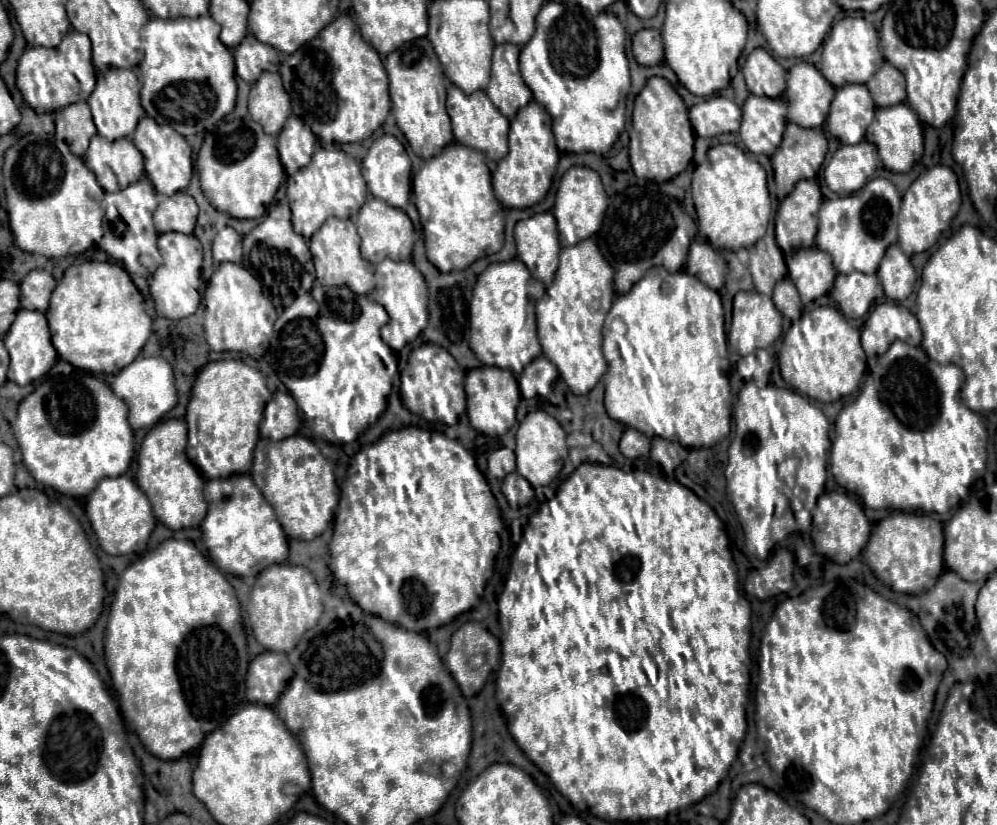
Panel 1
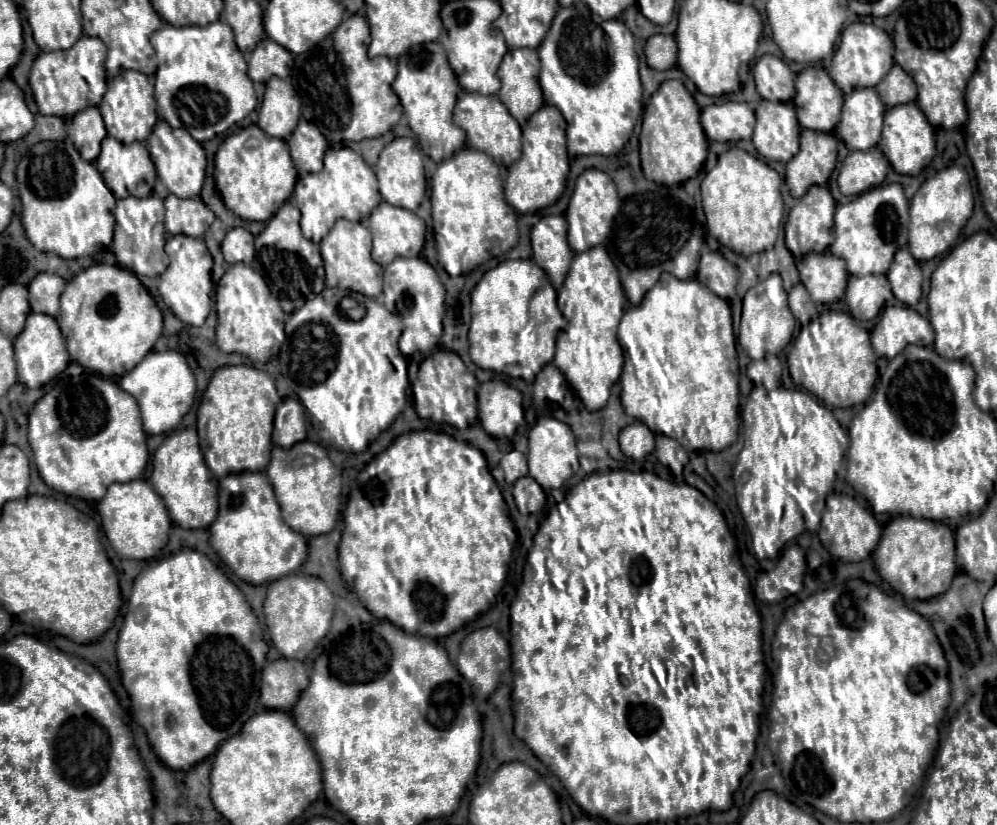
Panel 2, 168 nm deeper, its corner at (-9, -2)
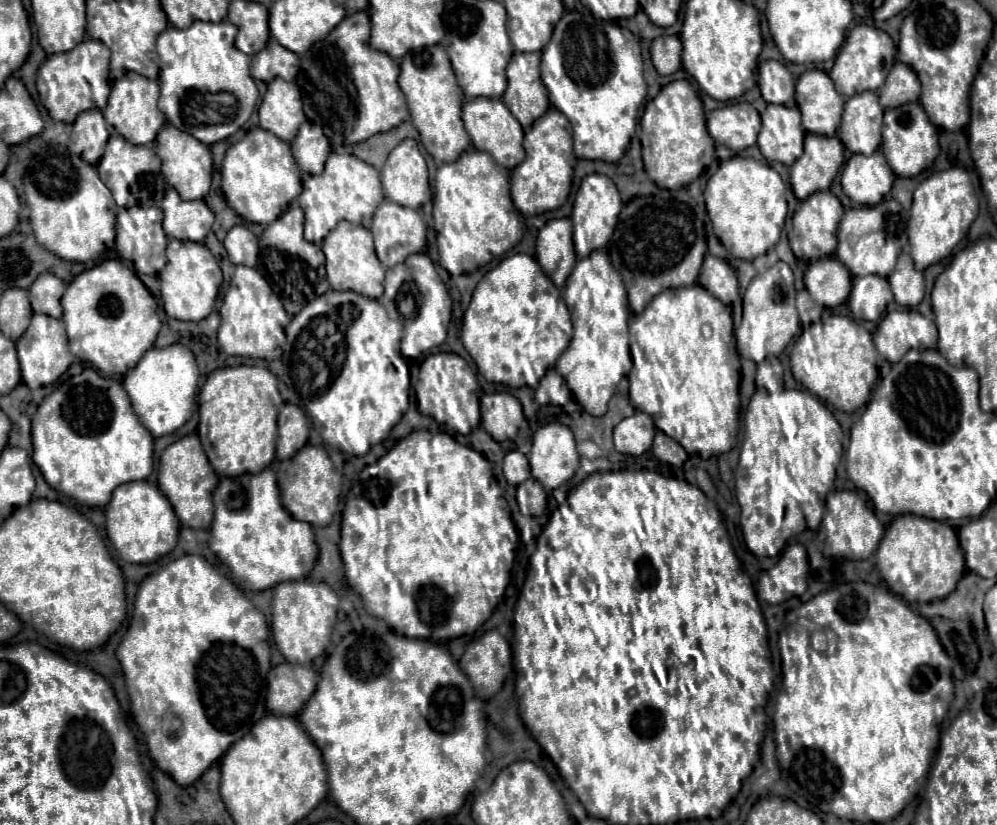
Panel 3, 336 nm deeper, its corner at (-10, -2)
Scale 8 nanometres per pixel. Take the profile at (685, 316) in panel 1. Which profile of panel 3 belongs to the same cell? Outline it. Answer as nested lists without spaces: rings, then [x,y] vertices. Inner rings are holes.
[[[691,285],[691,287],[679,287],[679,289],[667,289],[663,293],[659,293],[641,315],[635,315],[631,319],[629,325],[629,343],[631,343],[631,359],[633,359],[633,369],[629,371],[627,379],[629,379],[629,397],[631,403],[635,407],[639,407],[641,411],[649,413],[657,425],[657,429],[661,429],[663,433],[667,433],[669,437],[673,437],[675,441],[679,441],[681,446],[688,453],[689,456],[699,456],[703,459],[709,459],[714,455],[721,455],[727,453],[737,439],[737,427],[739,427],[739,363],[735,359],[735,351],[731,347],[735,347],[735,335],[731,331],[733,327],[733,319],[731,319],[731,311],[725,311],[725,305],[711,297],[711,293],[707,293],[701,285]]]

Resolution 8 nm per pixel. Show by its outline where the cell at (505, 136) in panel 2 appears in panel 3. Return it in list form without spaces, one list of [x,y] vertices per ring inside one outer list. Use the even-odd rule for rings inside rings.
[[[477,97],[463,105],[463,123],[465,129],[479,151],[487,151],[501,167],[515,169],[525,153],[523,153],[523,129],[515,117],[511,117],[511,111],[503,105],[501,99],[489,99],[489,97]]]

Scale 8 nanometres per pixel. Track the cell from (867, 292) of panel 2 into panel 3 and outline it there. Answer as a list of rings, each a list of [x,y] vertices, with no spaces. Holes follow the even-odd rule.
[[[867,275],[853,279],[853,291],[849,297],[849,307],[855,319],[875,321],[887,309],[887,303],[893,301],[891,287],[885,277]]]

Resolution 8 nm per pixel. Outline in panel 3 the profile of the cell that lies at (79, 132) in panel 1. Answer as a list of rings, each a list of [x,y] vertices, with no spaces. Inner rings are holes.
[[[91,109],[75,119],[71,141],[87,163],[97,165],[105,151],[109,136],[102,112],[99,109]]]

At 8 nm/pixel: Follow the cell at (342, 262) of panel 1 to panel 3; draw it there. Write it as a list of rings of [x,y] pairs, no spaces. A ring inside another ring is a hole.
[[[341,221],[325,239],[323,253],[327,257],[327,281],[337,291],[355,291],[371,299],[379,299],[383,295],[383,277],[385,267],[379,263],[373,247],[371,231],[359,225],[351,225],[349,221]]]

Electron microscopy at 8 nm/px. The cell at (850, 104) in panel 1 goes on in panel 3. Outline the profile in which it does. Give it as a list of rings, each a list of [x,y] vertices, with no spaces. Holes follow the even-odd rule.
[[[867,91],[851,97],[845,103],[843,123],[837,131],[837,137],[851,153],[871,155],[881,143],[881,125],[883,109],[877,101],[877,95]]]

